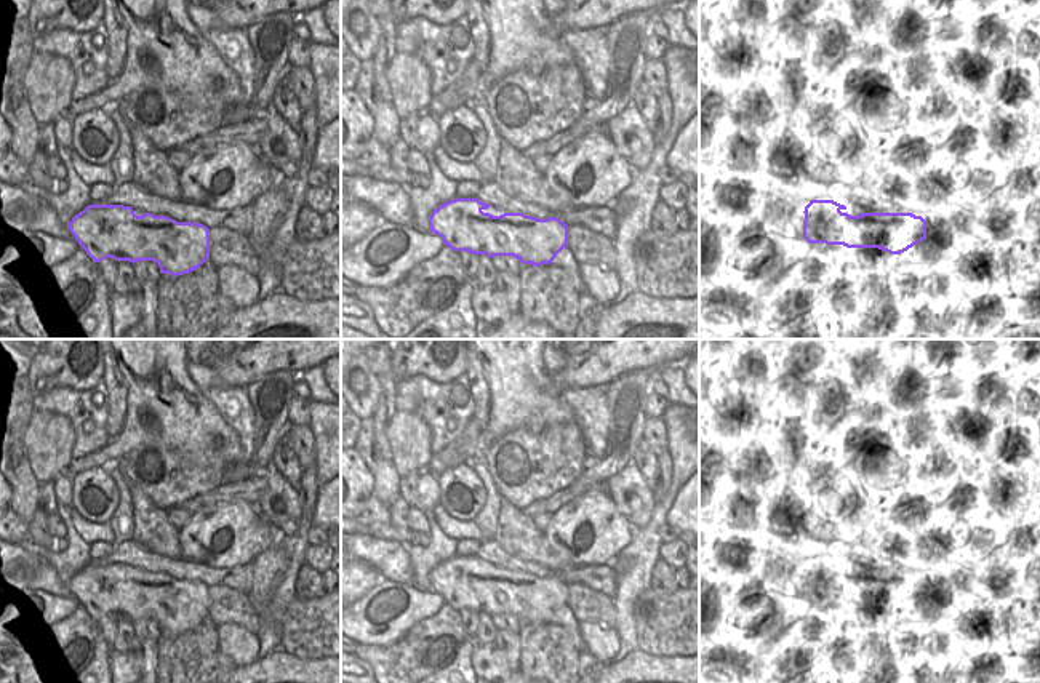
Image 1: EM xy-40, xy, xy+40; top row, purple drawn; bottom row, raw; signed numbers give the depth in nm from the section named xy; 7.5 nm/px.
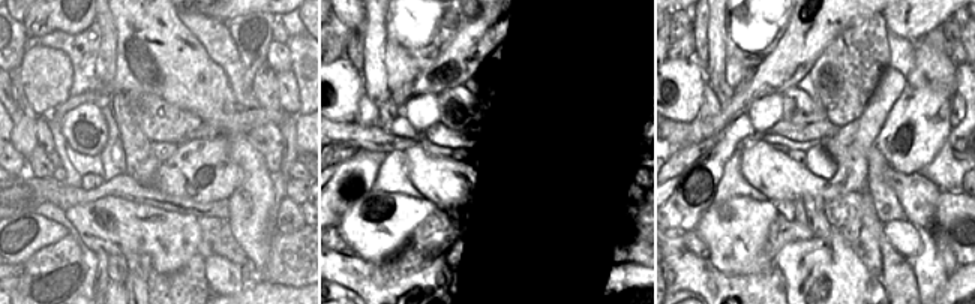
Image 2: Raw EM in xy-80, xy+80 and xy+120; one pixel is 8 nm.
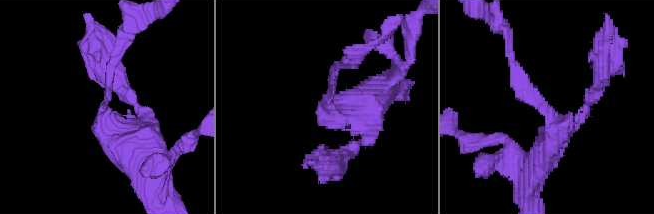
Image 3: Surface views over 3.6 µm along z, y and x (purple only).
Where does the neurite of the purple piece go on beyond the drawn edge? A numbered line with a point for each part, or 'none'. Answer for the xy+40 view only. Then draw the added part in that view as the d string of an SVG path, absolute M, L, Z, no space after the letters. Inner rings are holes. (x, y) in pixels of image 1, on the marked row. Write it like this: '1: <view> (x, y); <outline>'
1: xy+40 (842, 191); M805 173L806 190L811 200L834 200L845 205L842 213L859 216L862 213L902 213L902 210L882 210L878 203L869 200L856 189L851 178L821 178Z

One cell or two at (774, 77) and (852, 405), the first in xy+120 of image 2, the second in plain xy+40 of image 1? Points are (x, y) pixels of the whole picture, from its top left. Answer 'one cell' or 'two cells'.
one cell

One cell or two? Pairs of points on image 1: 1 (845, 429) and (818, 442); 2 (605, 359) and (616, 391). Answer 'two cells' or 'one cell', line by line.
1: one cell
2: two cells

